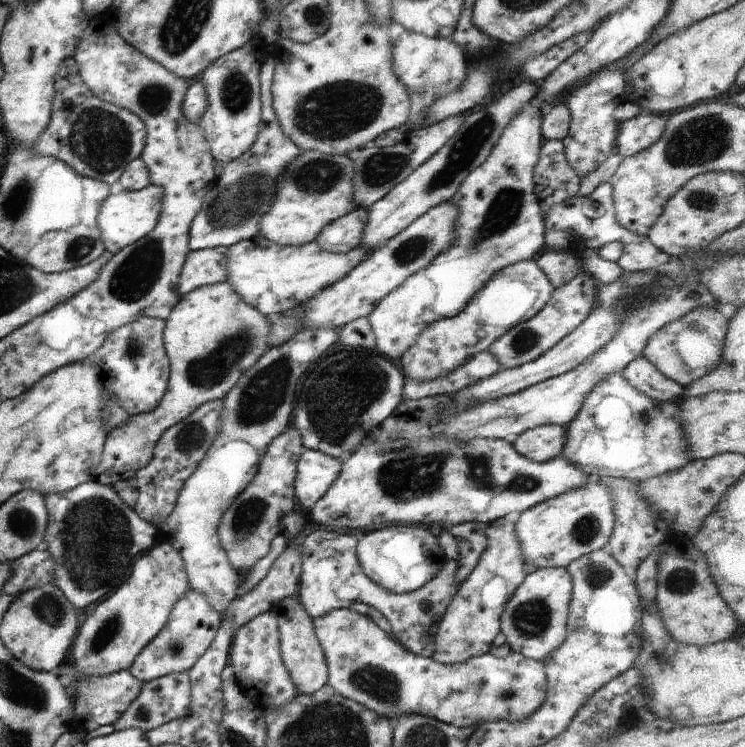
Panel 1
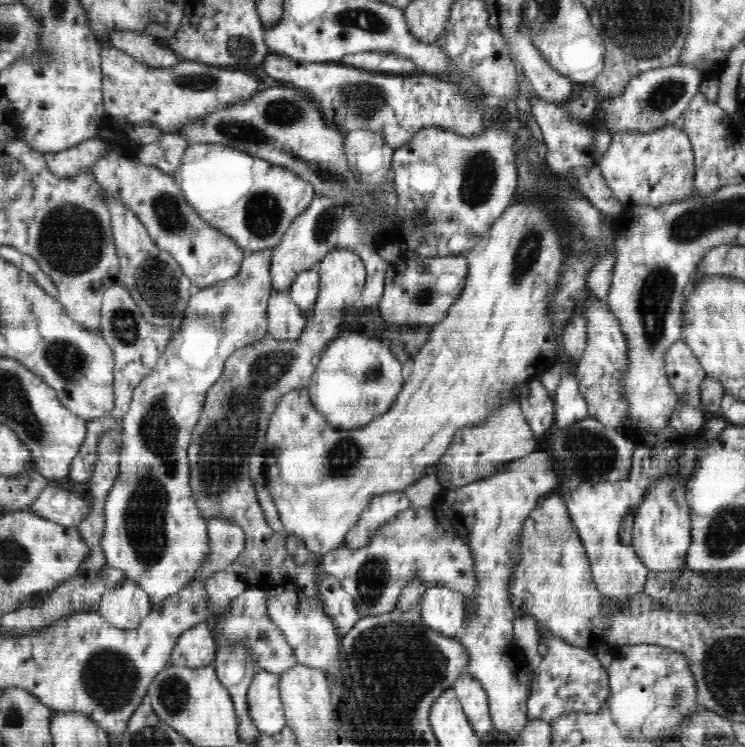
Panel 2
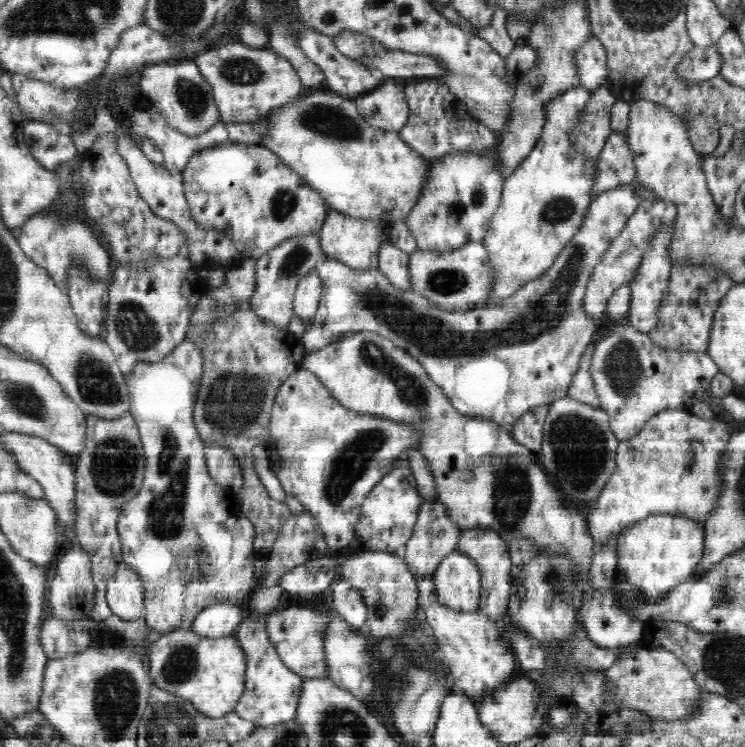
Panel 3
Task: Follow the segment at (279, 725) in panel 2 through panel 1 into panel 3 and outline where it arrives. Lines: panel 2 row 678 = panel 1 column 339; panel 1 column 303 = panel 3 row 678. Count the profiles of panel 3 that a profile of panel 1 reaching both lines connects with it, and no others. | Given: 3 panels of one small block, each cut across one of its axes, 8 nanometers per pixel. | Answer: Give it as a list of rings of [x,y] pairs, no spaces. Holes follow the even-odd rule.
[[[271,613],[257,615],[244,619],[236,630],[236,637],[247,656],[245,686],[242,696],[238,699],[235,711],[245,721],[250,721],[256,727],[269,727],[294,719],[302,682],[305,678],[289,669],[280,660],[277,648],[272,645],[266,633],[266,620]]]

